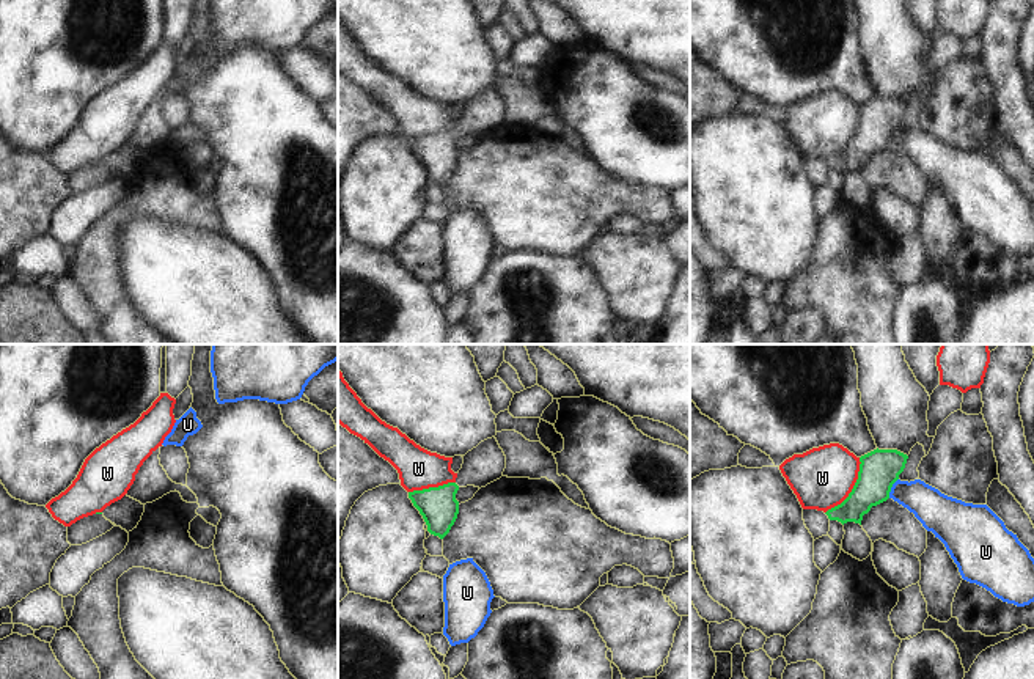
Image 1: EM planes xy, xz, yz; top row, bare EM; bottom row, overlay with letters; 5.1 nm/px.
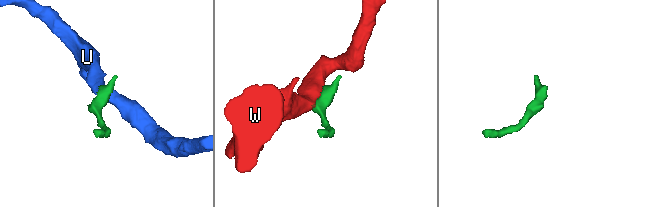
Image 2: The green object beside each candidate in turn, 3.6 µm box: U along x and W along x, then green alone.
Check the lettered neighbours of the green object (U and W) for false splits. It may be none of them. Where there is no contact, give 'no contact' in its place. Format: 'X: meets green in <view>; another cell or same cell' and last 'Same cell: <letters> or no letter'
U: meets green in yz; another cell
W: meets green in yz; another cell
Same cell: no letter

